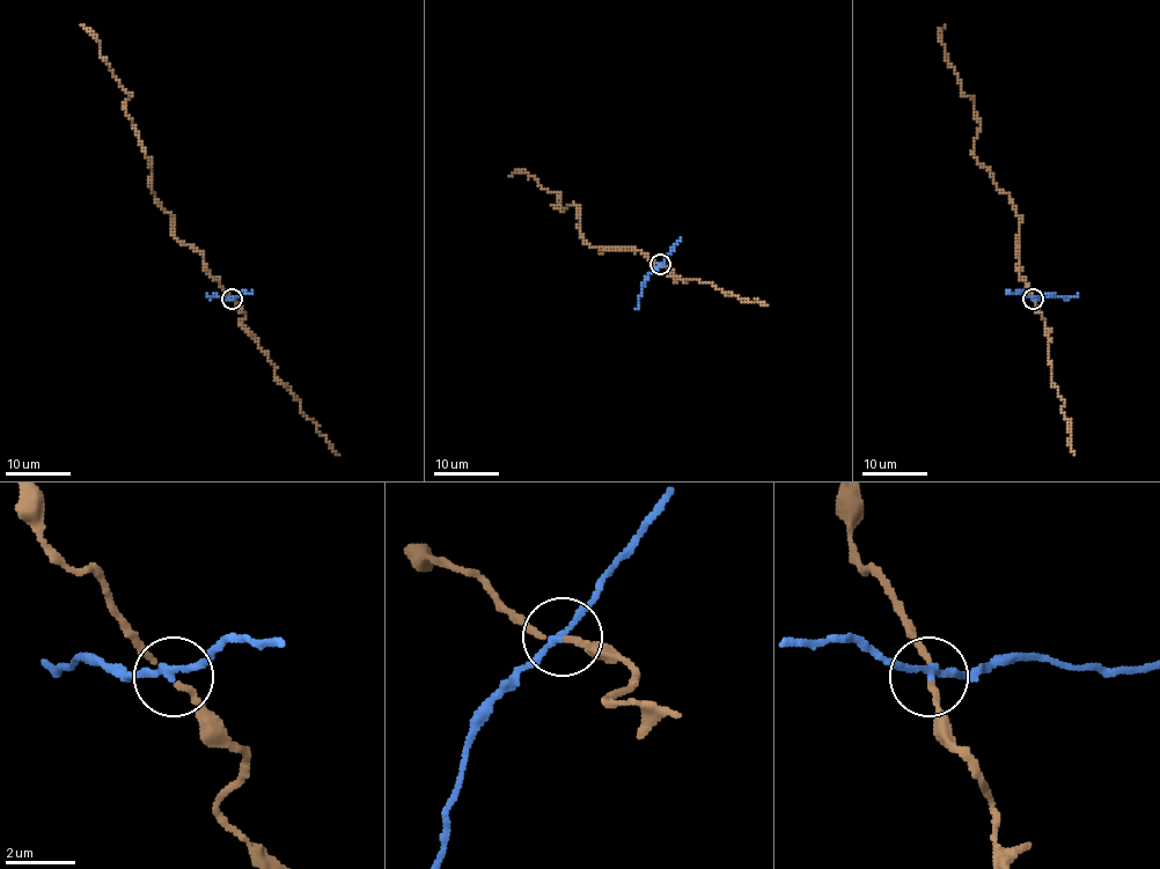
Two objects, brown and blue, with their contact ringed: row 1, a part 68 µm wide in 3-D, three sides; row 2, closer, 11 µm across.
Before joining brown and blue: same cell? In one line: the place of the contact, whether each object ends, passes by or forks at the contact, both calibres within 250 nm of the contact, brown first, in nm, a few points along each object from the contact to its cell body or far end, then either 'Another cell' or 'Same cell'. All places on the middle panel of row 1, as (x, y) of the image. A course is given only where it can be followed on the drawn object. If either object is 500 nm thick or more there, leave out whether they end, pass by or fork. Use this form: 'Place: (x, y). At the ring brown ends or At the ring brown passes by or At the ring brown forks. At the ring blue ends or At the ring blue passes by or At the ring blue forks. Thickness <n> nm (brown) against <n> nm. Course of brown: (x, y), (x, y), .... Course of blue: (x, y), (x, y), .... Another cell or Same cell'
Place: (660, 264). At the ring brown passes by. At the ring blue passes by. Thickness 120 nm (brown) against 180 nm. Course of brown: (661, 264), (637, 250), (600, 251), (582, 240), (573, 203), (562, 211), (557, 193), (525, 170), (509, 177). Course of blue: (660, 264), (643, 285), (636, 309). Another cell

